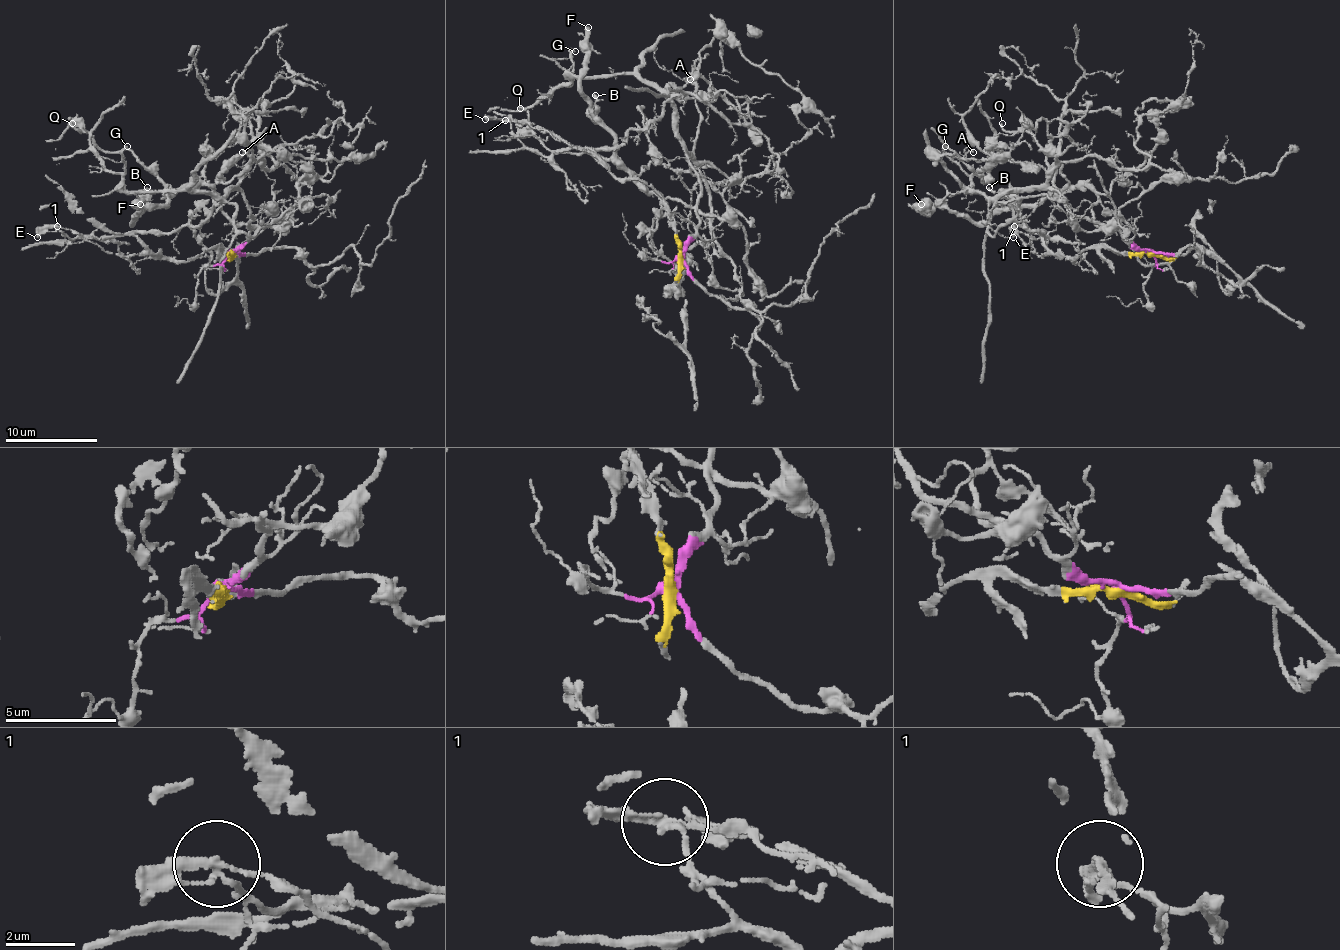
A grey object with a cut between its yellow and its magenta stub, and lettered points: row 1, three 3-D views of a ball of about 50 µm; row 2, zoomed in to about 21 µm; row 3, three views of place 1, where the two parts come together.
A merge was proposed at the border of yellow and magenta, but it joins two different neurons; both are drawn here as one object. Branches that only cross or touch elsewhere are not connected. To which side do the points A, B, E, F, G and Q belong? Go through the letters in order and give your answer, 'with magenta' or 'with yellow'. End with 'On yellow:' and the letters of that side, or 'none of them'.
A: with magenta
B: with magenta
E: with yellow
F: with magenta
G: with magenta
Q: with magenta
On yellow: E

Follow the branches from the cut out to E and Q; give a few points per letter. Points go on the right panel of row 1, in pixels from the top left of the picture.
E: (1152, 252), (1085, 249), (1074, 261), (1051, 254), (1035, 254), (1014, 226), (1014, 238)
Q: (1152, 252), (1095, 221), (1097, 191), (1090, 185), (1060, 189), (1046, 150), (1002, 122)

